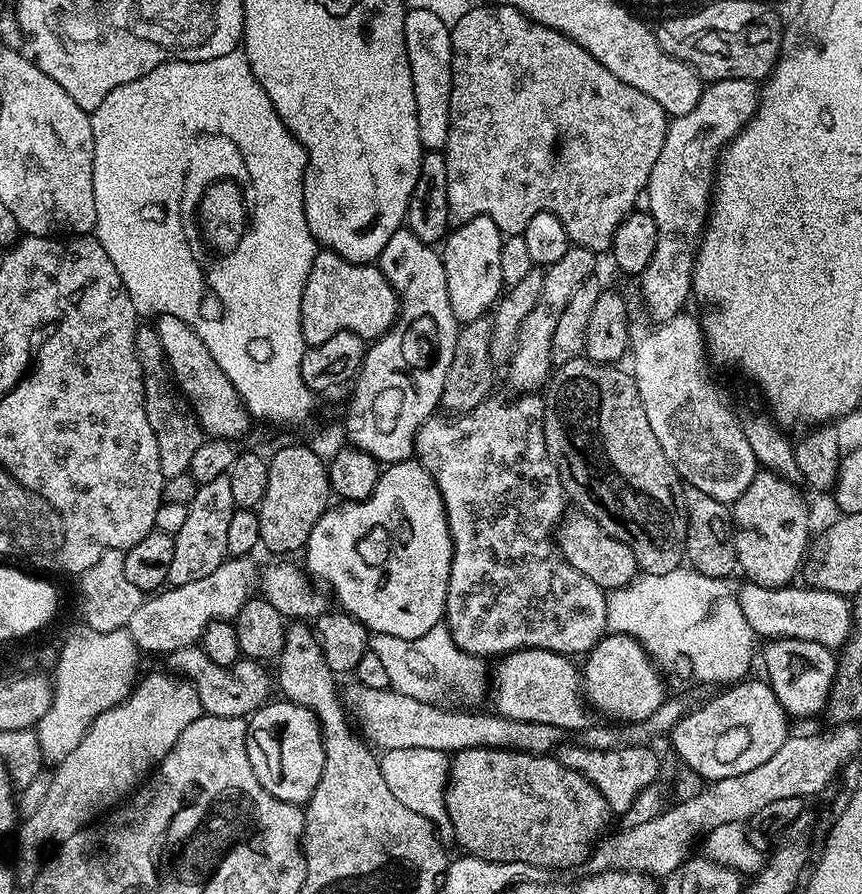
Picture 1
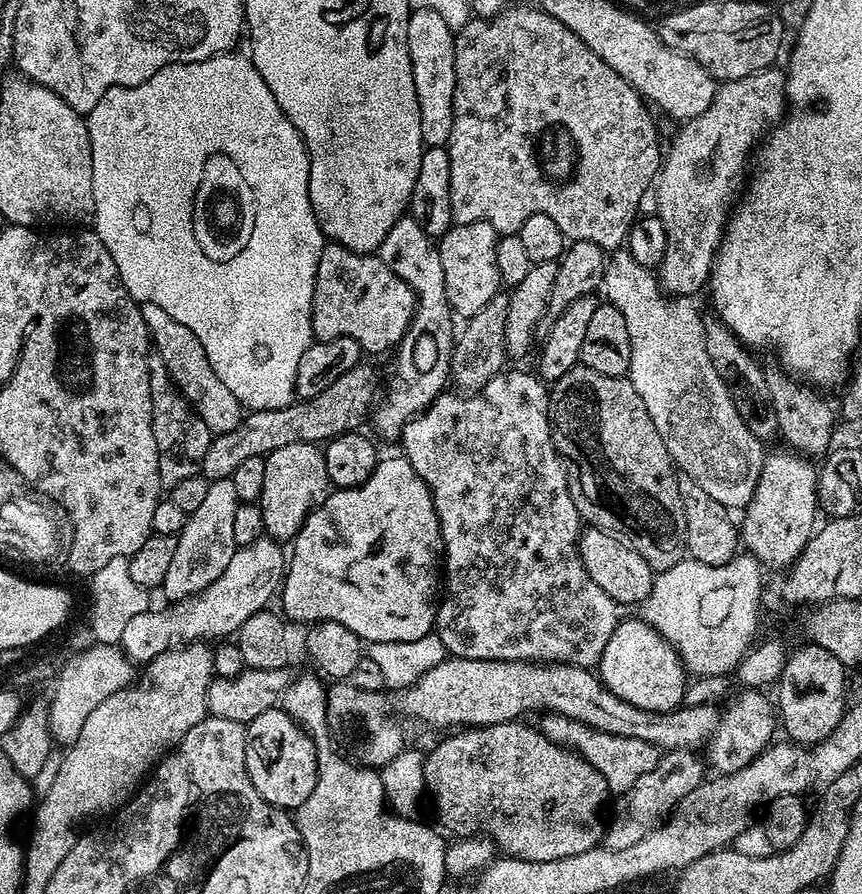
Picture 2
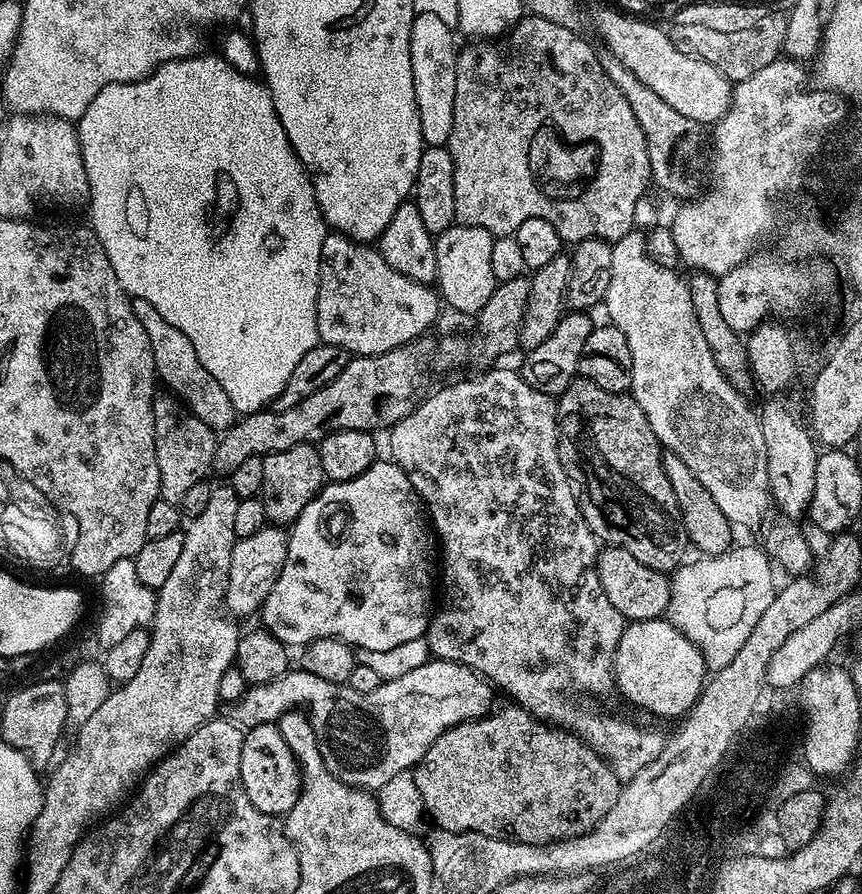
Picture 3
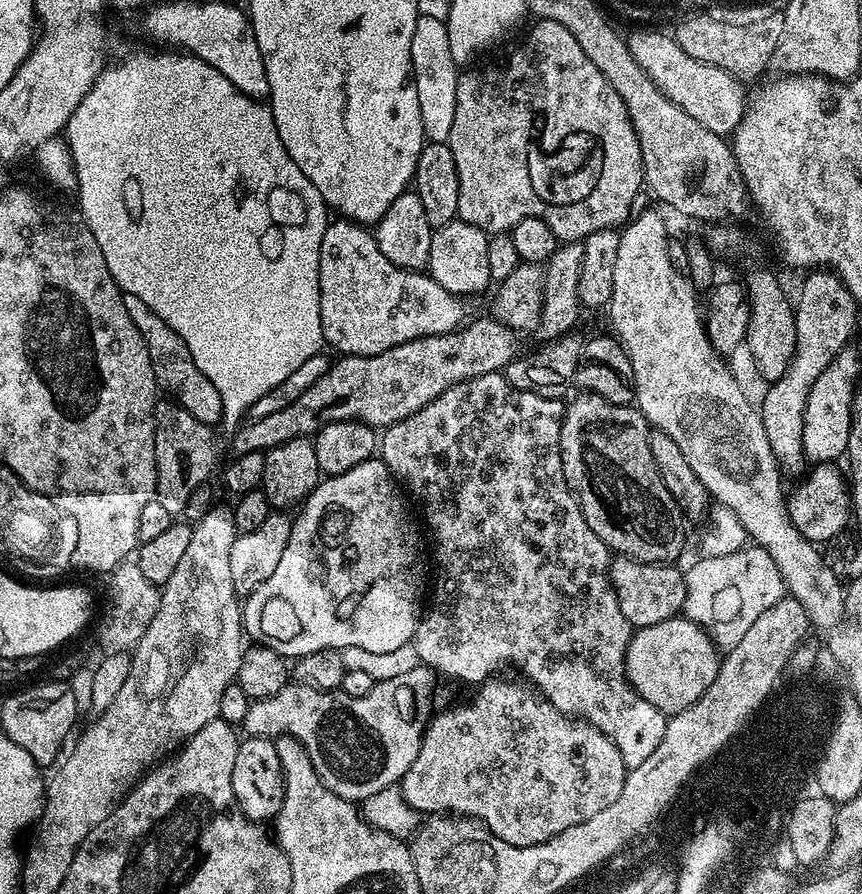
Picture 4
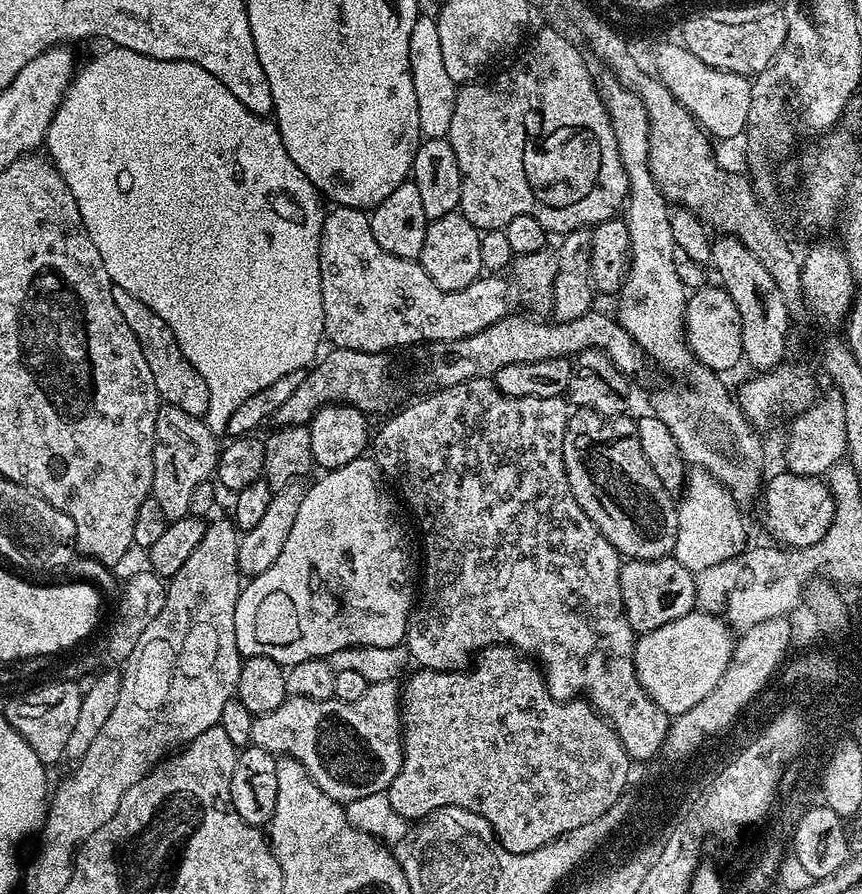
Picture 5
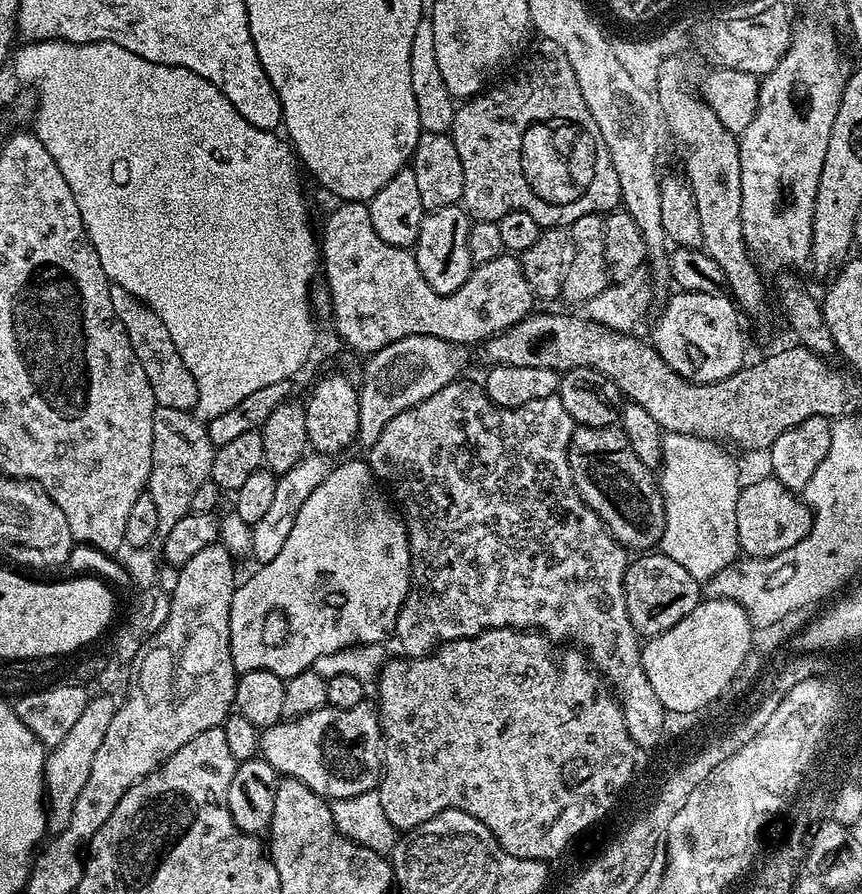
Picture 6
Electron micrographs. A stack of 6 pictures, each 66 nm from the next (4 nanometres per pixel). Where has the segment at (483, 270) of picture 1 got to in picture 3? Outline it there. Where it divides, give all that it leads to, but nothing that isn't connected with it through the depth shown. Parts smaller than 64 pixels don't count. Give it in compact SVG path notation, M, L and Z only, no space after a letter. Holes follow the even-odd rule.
M457 223L435 237L438 258L435 287L447 307L449 304L456 312L479 314L482 306L490 302L490 294L494 294L498 283L490 262L493 239L489 232L478 226Z

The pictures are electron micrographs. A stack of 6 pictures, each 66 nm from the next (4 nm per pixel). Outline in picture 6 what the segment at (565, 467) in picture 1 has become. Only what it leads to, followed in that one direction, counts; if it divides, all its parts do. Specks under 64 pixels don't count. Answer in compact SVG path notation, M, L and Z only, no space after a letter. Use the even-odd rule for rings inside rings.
M573 427L568 443L568 461L574 486L586 506L598 514L608 532L625 550L637 548L637 553L644 554L661 543L667 526L663 494L653 469L645 466L638 454L630 450L623 428Z

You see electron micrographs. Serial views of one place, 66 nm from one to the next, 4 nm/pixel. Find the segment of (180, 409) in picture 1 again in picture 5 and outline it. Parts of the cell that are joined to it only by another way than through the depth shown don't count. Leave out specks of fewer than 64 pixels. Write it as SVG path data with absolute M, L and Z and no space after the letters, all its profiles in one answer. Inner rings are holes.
M161 403L158 418L154 422L154 474L150 496L158 500L167 521L187 516L192 492L202 486L202 482L213 479L220 457L220 448L216 440L217 433L210 431L201 417L186 414L186 410L178 410L178 406L173 404Z

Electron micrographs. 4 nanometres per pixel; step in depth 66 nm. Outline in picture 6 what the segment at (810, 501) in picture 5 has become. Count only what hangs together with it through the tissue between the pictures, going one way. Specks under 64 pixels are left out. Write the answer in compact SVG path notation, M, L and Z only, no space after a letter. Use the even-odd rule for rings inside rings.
M774 478L760 480L757 484L745 483L737 502L737 526L740 551L748 558L777 556L782 550L804 540L812 528L812 509Z

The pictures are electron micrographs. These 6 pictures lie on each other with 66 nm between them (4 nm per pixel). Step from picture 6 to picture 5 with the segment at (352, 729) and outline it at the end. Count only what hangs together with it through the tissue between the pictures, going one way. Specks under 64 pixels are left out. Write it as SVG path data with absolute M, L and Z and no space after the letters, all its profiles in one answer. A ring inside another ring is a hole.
M396 680L369 683L366 694L354 702L314 700L301 696L289 696L270 714L262 714L252 721L252 744L275 754L277 757L293 756L310 774L310 778L326 795L341 802L354 798L366 798L366 794L387 792L404 761L402 743L402 717L400 697L402 688Z

